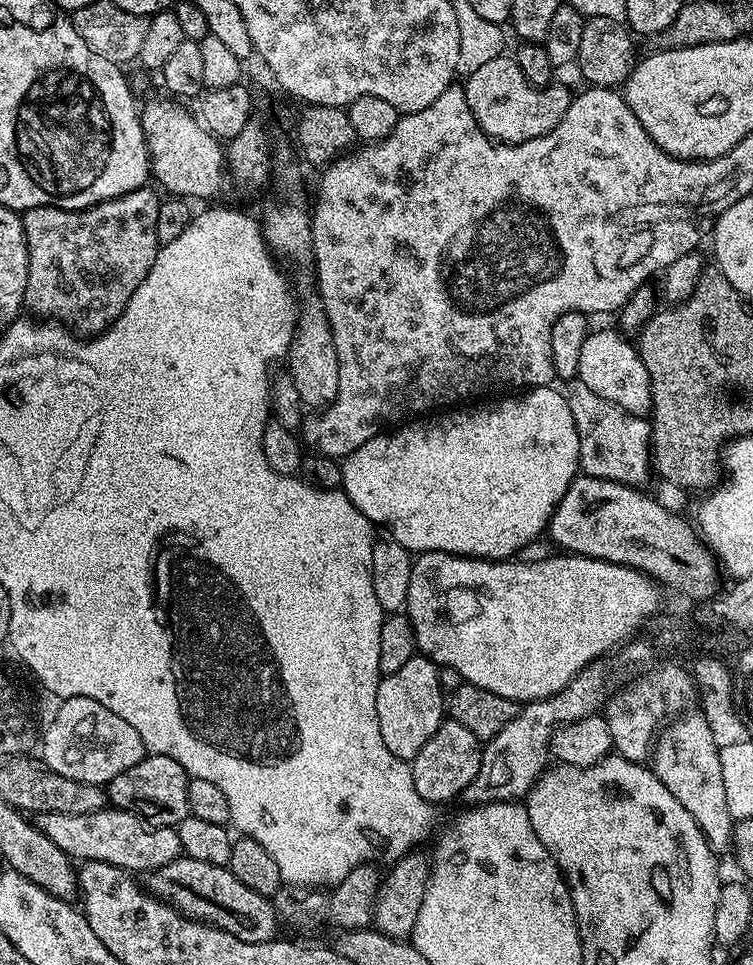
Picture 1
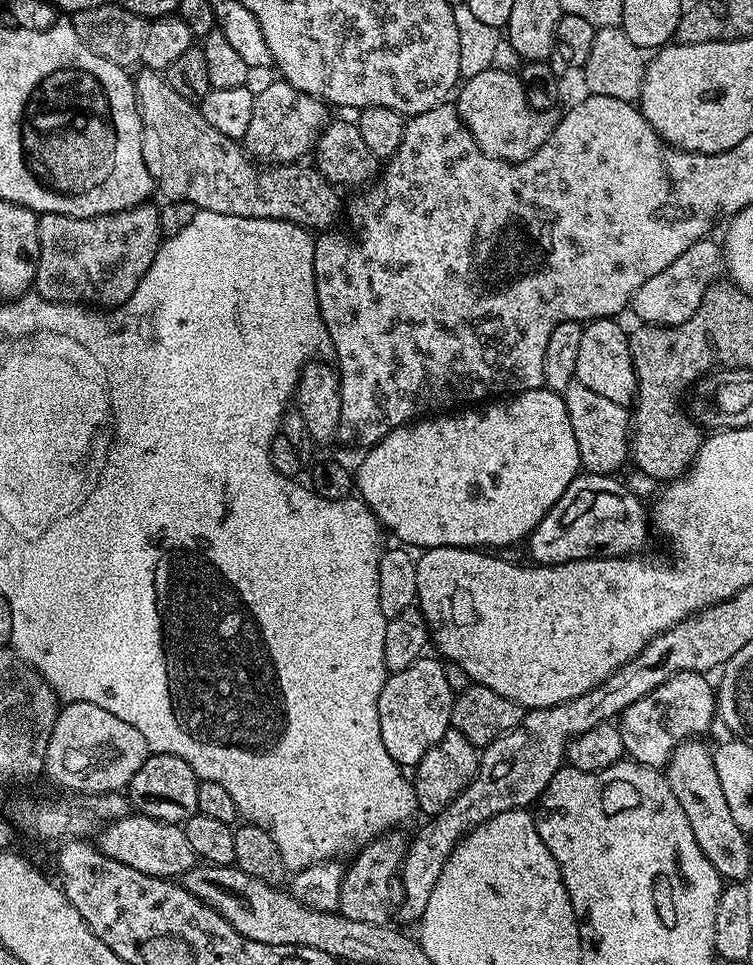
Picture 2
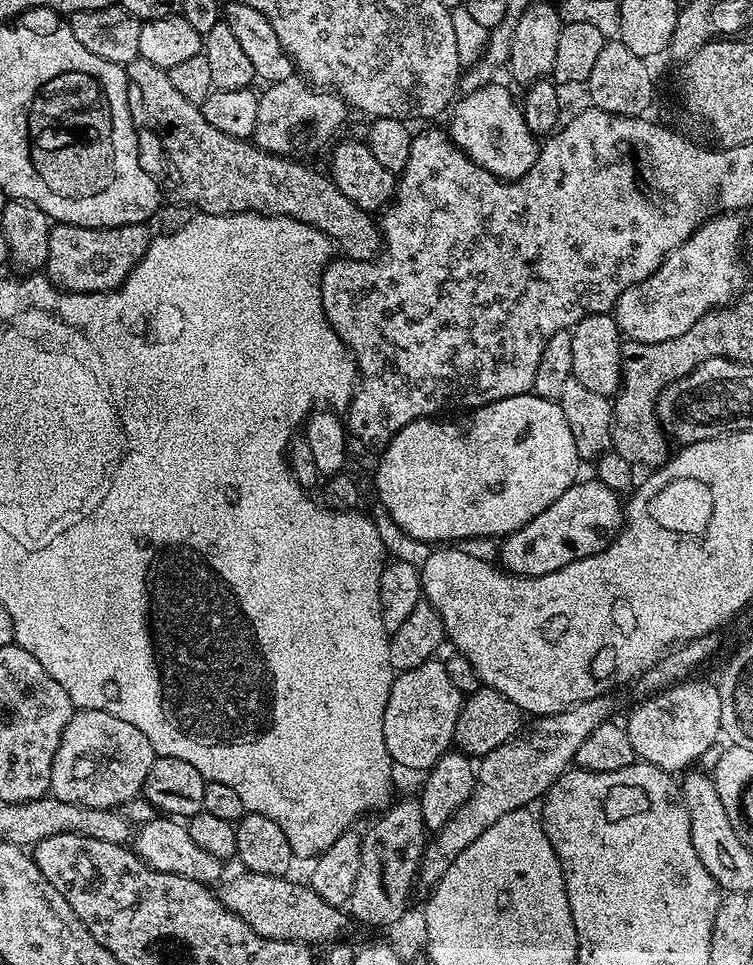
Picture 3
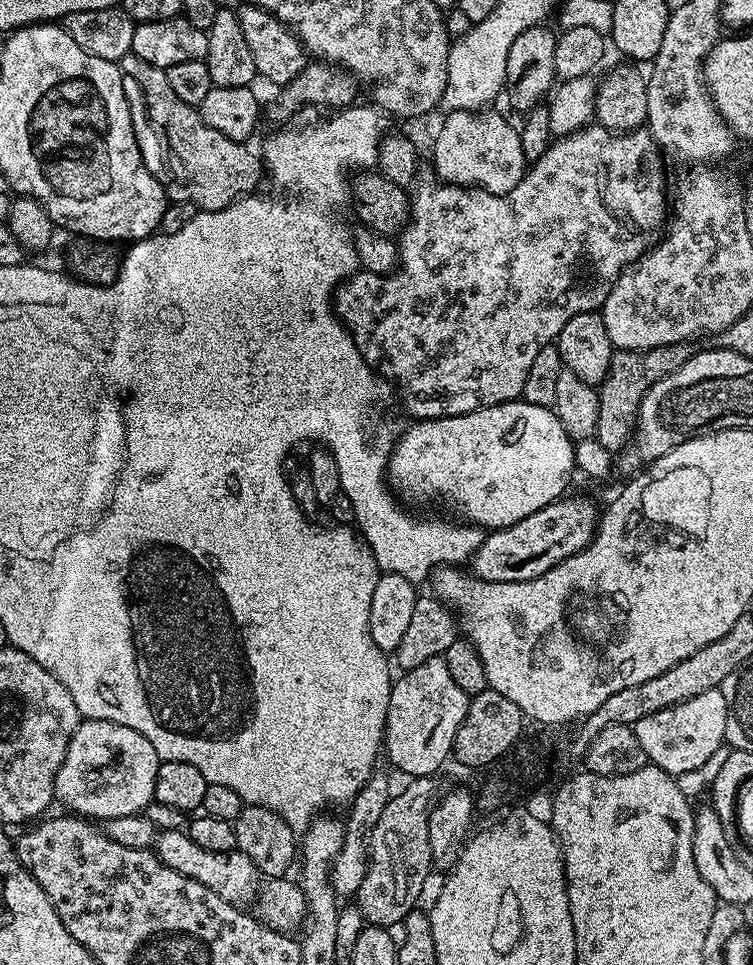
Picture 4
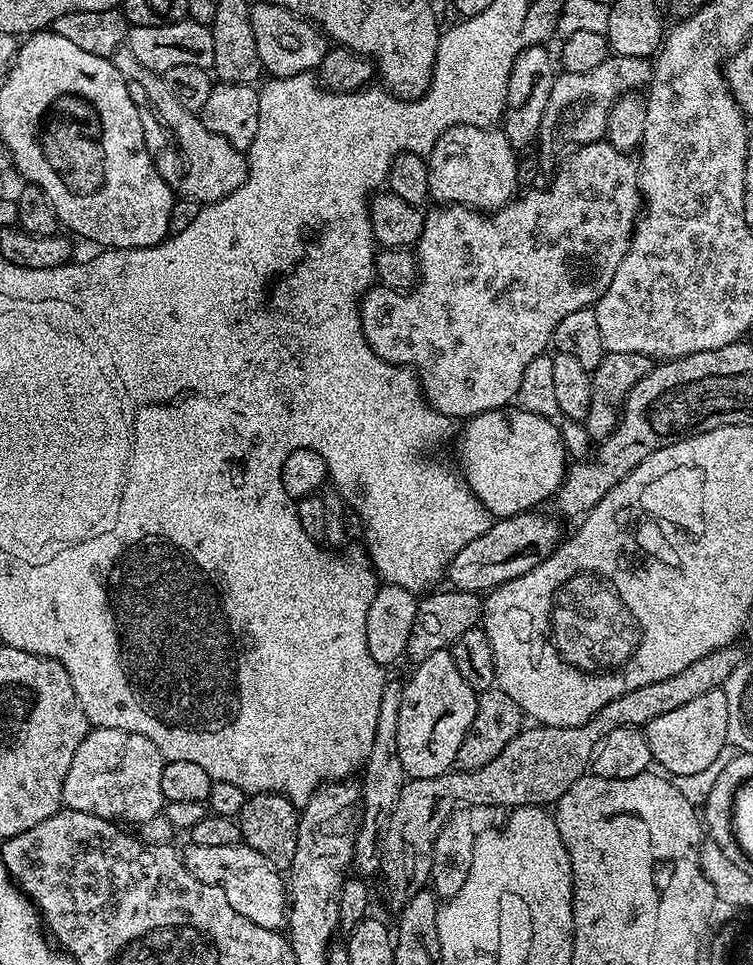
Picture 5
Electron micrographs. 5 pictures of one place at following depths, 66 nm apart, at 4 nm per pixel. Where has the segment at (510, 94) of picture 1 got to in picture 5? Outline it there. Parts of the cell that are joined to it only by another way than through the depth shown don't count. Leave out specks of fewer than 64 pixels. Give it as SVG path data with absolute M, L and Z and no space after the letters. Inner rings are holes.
M459 124L448 128L440 135L432 151L427 153L426 159L428 194L441 205L461 204L491 214L509 203L517 191L517 149L512 147L504 132L495 127L479 128Z

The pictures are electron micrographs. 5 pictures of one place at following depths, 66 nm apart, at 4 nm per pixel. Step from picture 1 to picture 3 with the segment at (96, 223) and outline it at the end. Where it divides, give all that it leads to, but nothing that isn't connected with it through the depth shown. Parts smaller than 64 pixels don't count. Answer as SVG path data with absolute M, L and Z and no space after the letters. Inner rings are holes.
M53 223L48 229L48 263L46 275L52 287L62 292L115 292L144 257L150 243L148 224L130 224L113 228L87 228L73 224Z

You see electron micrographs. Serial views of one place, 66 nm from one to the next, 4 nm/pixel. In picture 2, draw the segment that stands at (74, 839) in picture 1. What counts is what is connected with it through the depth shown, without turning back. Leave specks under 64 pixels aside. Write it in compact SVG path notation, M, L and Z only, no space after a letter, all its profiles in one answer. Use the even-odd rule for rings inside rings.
M133 814L121 820L113 820L105 828L108 829L104 833L99 833L100 852L126 866L134 866L134 870L142 870L142 874L182 878L191 868L197 867L198 858L181 825L167 824L149 816Z

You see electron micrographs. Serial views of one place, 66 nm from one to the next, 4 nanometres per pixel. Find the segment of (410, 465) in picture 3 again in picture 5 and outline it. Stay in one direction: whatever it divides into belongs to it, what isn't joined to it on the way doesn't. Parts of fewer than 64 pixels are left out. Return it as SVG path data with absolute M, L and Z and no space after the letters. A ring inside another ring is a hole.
M509 406L465 419L463 424L464 429L461 432L459 429L454 440L456 456L460 459L458 472L468 489L480 499L482 506L492 518L531 512L539 509L541 507L539 504L543 500L551 501L555 497L556 491L564 480L566 453L559 427L552 420Z

